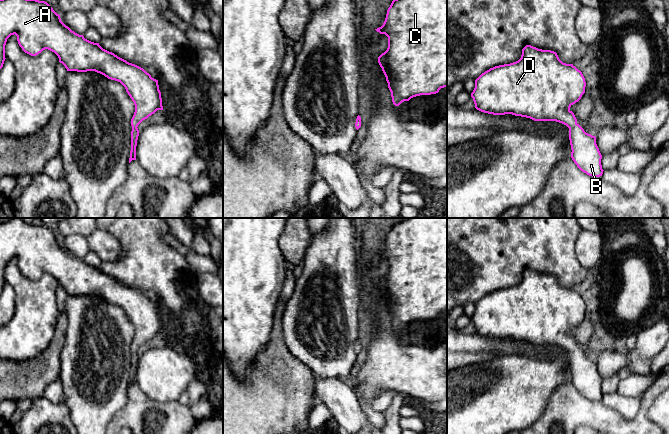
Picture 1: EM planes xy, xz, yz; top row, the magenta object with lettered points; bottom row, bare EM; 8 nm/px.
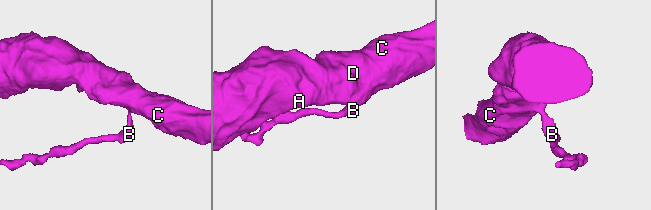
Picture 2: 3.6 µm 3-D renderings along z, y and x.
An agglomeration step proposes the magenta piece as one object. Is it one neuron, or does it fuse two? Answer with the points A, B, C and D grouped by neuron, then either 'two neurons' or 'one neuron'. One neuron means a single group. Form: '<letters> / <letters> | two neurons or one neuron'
A B C D | one neuron

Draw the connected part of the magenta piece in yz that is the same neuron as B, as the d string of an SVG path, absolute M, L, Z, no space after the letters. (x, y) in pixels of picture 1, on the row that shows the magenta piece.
M526 45L518 61L495 66L482 73L475 80L471 97L475 108L484 113L512 114L534 121L556 121L566 125L569 128L572 160L582 172L592 177L600 177L604 170L596 137L584 131L570 110L570 107L585 93L585 87L582 72L573 64L563 63L554 51Z

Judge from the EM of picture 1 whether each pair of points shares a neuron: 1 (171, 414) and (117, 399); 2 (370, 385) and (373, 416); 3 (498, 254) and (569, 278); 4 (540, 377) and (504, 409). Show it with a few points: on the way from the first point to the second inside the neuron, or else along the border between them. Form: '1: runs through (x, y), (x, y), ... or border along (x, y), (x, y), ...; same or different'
1: border along (129, 387), (126, 404), (111, 419); different
2: runs through (368, 393), (368, 408); same
3: runs through (516, 255), (546, 255), (551, 260); same
4: runs through (531, 382), (513, 400); same

